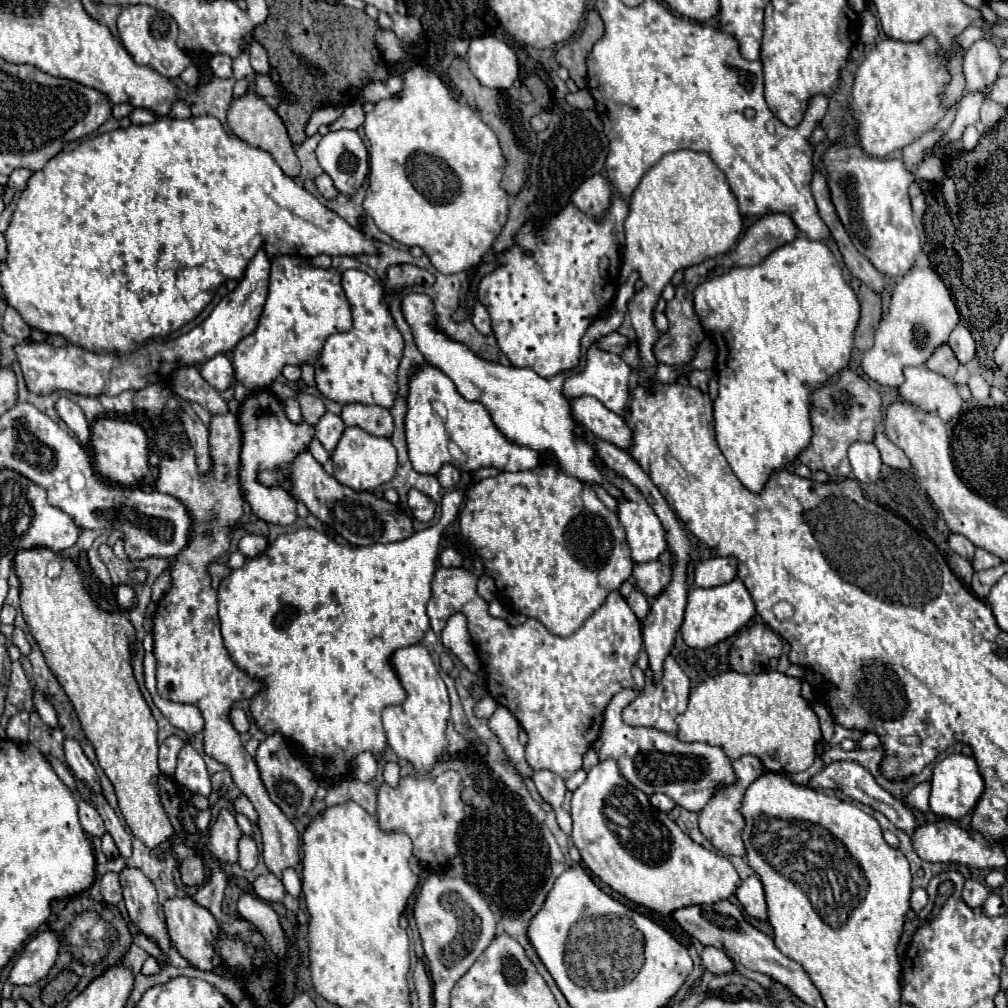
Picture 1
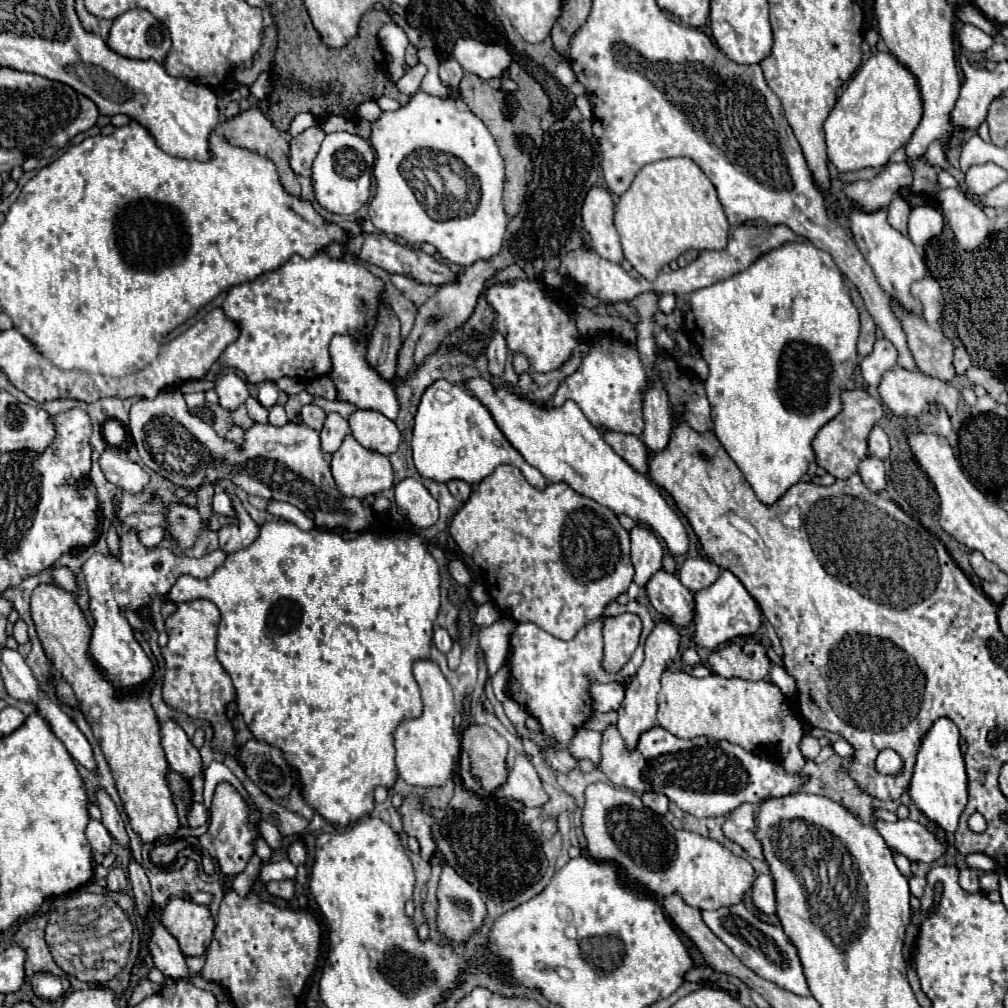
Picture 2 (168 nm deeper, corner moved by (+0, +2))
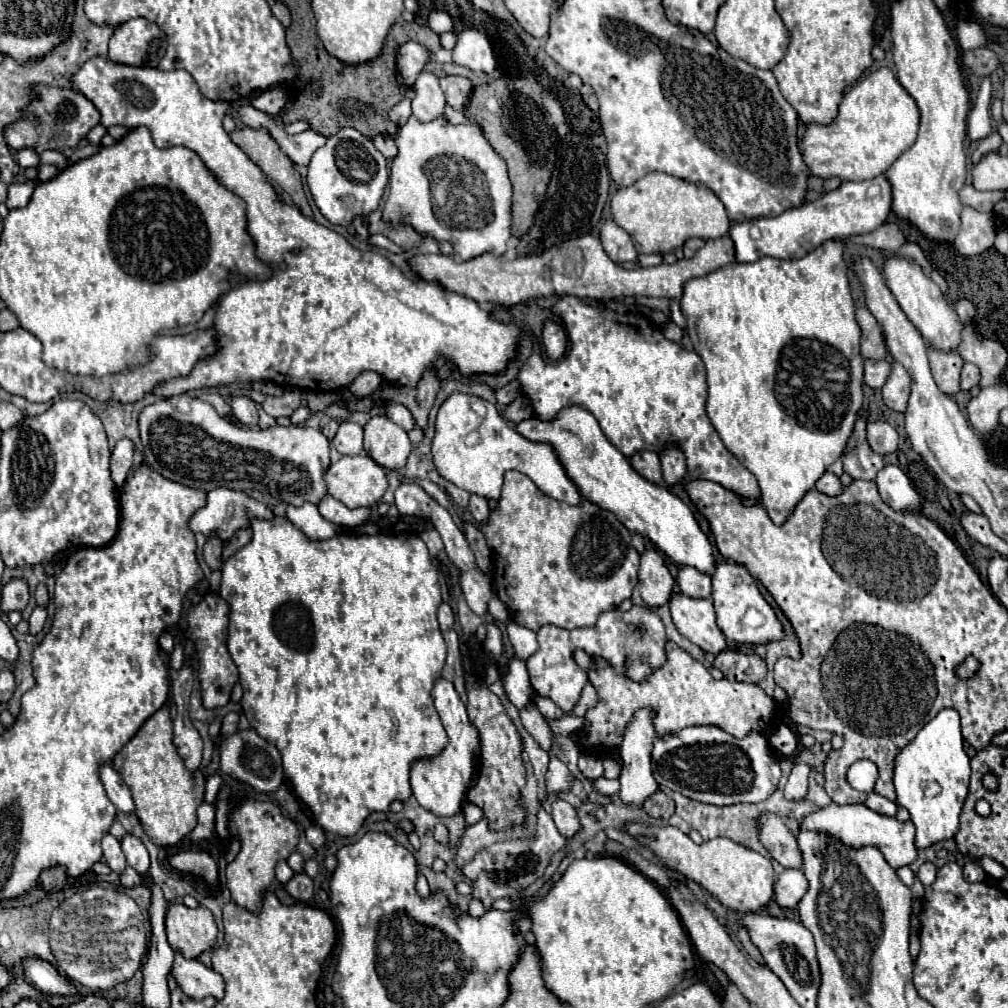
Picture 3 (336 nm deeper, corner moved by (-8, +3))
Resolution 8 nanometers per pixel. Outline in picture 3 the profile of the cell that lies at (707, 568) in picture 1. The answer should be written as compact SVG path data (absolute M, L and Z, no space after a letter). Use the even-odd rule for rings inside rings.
M681 567L677 583L679 583L679 591L689 597L709 597L711 595L711 575L701 573L695 567Z

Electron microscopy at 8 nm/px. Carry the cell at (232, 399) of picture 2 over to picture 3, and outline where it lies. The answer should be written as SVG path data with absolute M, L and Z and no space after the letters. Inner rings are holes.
M233 397L231 399L231 409L233 409L233 415L243 425L257 425L257 409L255 409L253 399L249 399L249 397Z

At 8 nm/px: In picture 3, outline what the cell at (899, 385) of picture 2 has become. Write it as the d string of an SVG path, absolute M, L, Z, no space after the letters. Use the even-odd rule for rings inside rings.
M893 361L891 375L883 385L883 401L885 401L885 405L891 407L893 411L905 413L907 399L909 399L909 387L911 387L909 373L903 369L903 365Z

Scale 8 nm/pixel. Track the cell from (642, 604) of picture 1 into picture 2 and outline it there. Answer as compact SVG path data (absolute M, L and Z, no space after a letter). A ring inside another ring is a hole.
M635 526L631 530L631 562L635 566L633 582L639 588L643 588L651 580L651 576L661 570L661 558L661 540L647 526Z

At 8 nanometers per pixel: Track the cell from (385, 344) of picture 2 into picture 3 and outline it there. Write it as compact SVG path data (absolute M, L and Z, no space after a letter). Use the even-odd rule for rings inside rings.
M363 371L355 381L353 385L349 387L359 399L363 397L369 397L379 385L383 385L383 375L381 373L375 373L375 371Z

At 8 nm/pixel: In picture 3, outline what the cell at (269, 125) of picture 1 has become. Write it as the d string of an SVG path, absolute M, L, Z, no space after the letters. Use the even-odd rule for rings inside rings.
M267 127L235 129L231 133L231 141L249 155L249 159L265 173L265 177L277 183L291 197L305 217L311 217L311 207L303 193L301 177L293 161L281 151L279 143L271 137Z

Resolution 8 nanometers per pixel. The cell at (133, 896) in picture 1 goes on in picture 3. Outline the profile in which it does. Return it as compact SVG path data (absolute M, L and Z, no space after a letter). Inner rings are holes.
M175 951L175 961L171 967L171 975L175 977L177 985L187 993L189 997L203 999L207 995L215 999L223 999L223 977L215 973L213 969L205 967L199 959L185 959L181 951Z

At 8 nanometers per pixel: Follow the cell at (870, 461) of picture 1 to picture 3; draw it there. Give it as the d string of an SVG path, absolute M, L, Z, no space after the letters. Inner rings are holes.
M885 465L877 473L877 489L881 499L895 511L913 511L921 505L921 497L915 491L909 477L895 465Z

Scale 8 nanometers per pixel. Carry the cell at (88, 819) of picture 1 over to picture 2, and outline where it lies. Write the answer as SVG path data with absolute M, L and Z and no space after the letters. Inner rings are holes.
M91 820L89 824L87 824L87 840L89 840L89 844L91 844L91 848L95 850L95 852L99 852L99 854L103 854L103 856L107 856L109 852L111 852L111 844L113 844L113 840L111 840L111 834L107 832L107 828L101 824L101 822L97 822L97 820Z

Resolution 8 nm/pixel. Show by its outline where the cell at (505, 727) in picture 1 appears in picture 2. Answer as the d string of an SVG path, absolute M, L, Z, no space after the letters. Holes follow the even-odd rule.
M517 756L513 770L509 772L507 782L495 792L495 796L511 796L515 800L523 800L525 806L537 806L541 808L549 796L541 786L541 780L537 776L537 770L533 768L531 760Z

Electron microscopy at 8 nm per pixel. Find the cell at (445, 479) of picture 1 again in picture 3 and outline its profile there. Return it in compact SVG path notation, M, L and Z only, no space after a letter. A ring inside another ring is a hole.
M471 495L469 497L469 511L471 511L471 515L475 517L475 521L477 523L483 523L487 517L489 517L489 505L487 505L487 499L485 497L479 497L479 495Z

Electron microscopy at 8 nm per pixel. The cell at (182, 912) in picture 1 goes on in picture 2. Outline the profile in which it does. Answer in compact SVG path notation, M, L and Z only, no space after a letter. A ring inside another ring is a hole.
M171 898L161 914L161 924L177 938L181 952L185 956L203 956L209 948L209 942L213 938L213 928L215 928L215 922L213 922L209 908L193 904L187 898Z

